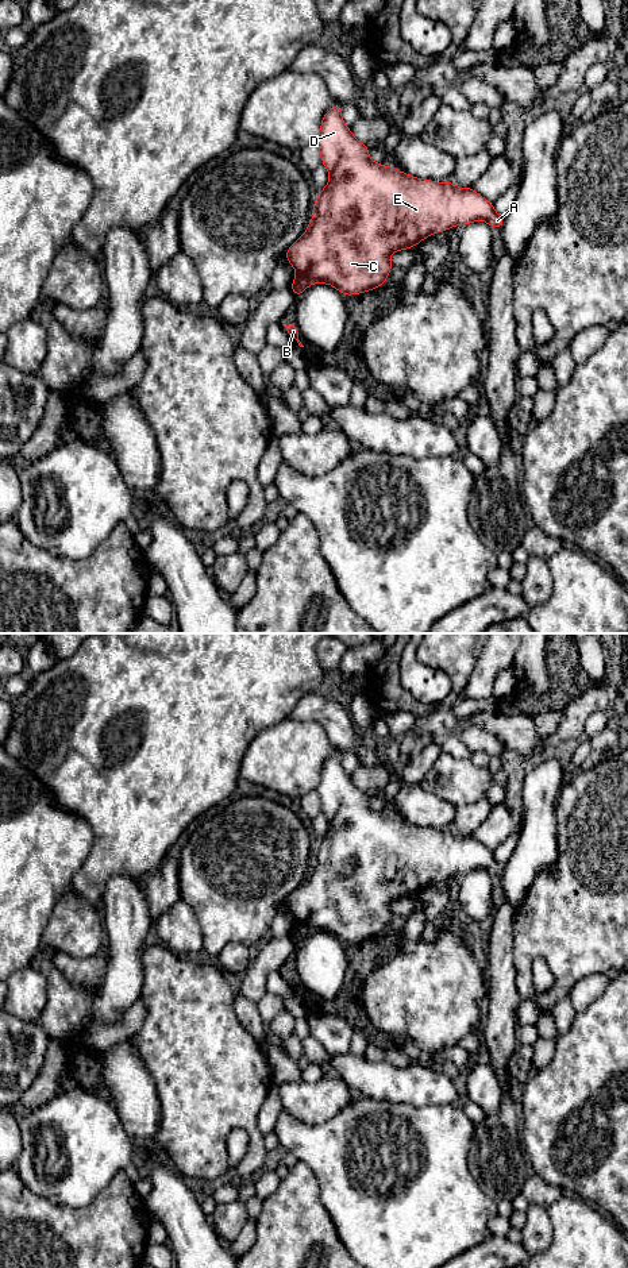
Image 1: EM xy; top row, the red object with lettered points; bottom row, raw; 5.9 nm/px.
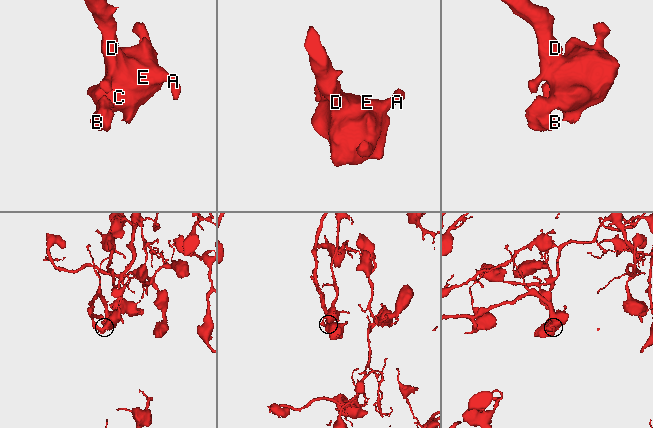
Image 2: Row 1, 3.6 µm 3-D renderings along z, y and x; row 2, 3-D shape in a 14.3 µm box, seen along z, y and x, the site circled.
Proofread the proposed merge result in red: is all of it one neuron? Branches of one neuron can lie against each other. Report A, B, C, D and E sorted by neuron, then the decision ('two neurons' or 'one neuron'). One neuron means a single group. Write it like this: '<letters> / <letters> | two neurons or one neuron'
A C D E / B | two neurons

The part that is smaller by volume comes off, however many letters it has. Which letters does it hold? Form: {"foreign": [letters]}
{"foreign": ["B"]}

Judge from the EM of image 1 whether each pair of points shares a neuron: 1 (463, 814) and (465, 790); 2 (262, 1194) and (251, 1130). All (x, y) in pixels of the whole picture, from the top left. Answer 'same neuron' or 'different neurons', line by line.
1: different neurons
2: different neurons

